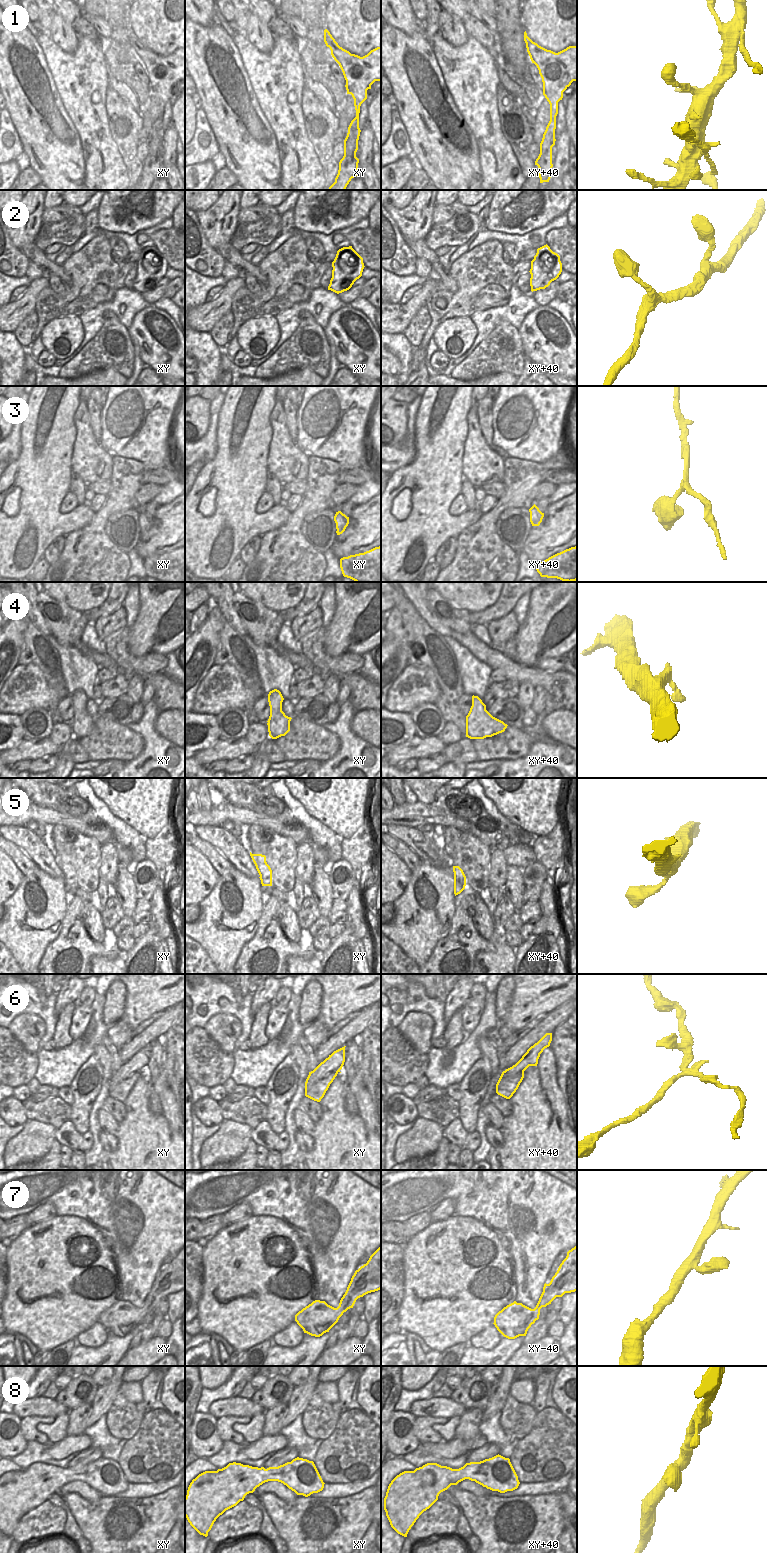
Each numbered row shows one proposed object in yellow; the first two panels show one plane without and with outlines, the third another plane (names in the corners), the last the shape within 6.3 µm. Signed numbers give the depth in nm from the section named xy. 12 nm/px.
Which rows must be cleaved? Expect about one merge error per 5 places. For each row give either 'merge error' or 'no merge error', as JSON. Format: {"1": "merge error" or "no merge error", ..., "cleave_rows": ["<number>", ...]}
{"1": "no merge error", "2": "no merge error", "3": "no merge error", "4": "no merge error", "5": "no merge error", "6": "merge error", "7": "no merge error", "8": "no merge error", "cleave_rows": ["6"]}

